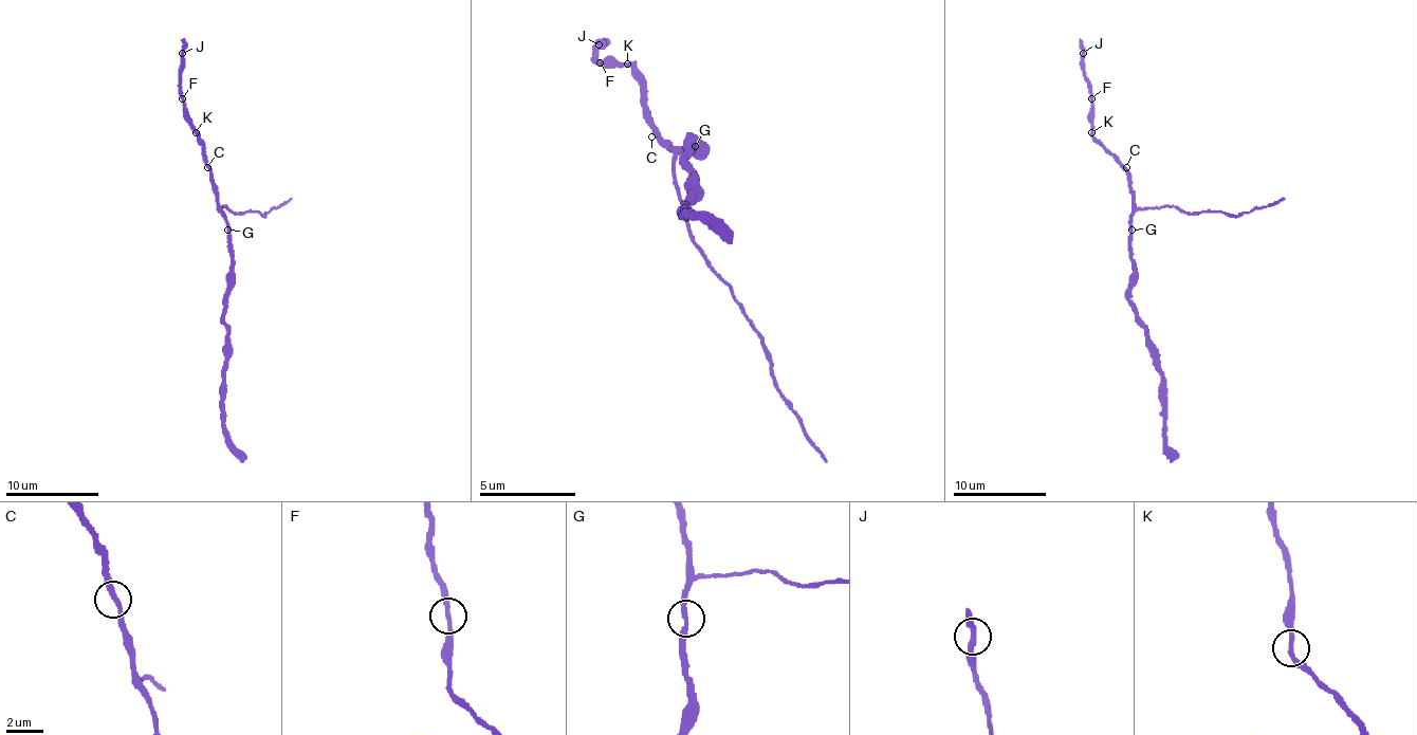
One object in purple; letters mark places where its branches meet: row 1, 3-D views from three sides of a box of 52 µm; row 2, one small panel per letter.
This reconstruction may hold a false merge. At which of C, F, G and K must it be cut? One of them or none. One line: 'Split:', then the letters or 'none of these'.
Split: none of these

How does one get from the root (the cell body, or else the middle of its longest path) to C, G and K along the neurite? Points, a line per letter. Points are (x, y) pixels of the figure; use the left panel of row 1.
C: (231, 246), (231, 227), (219, 204), (212, 171), (207, 167)
G: (231, 246), (227, 230)
K: (231, 246), (231, 227), (216, 198), (204, 144), (196, 132)

